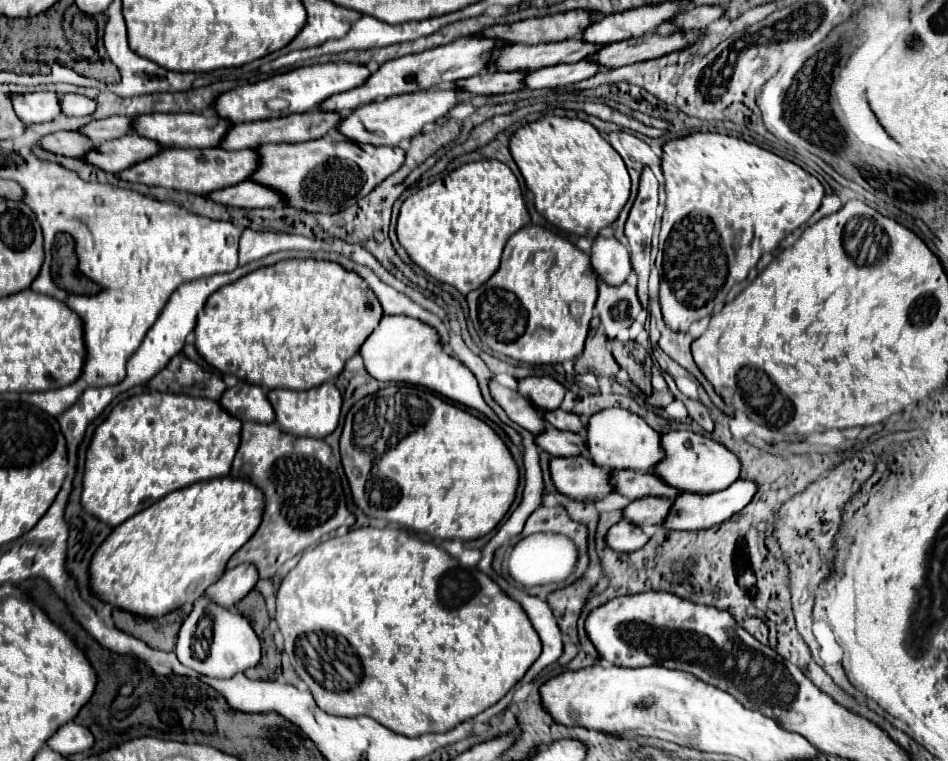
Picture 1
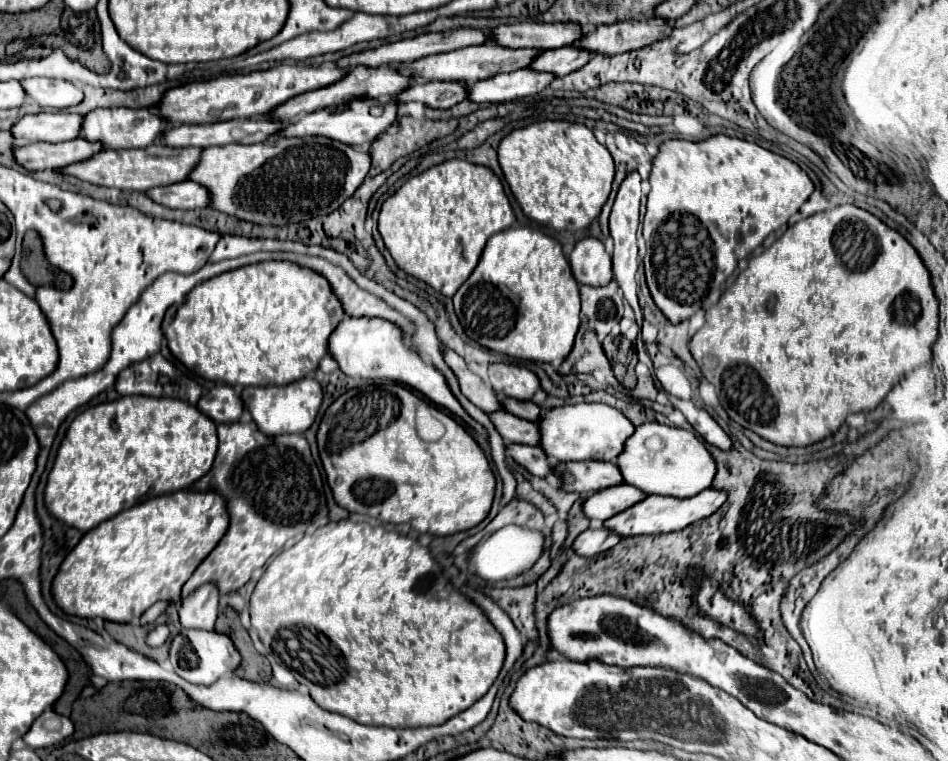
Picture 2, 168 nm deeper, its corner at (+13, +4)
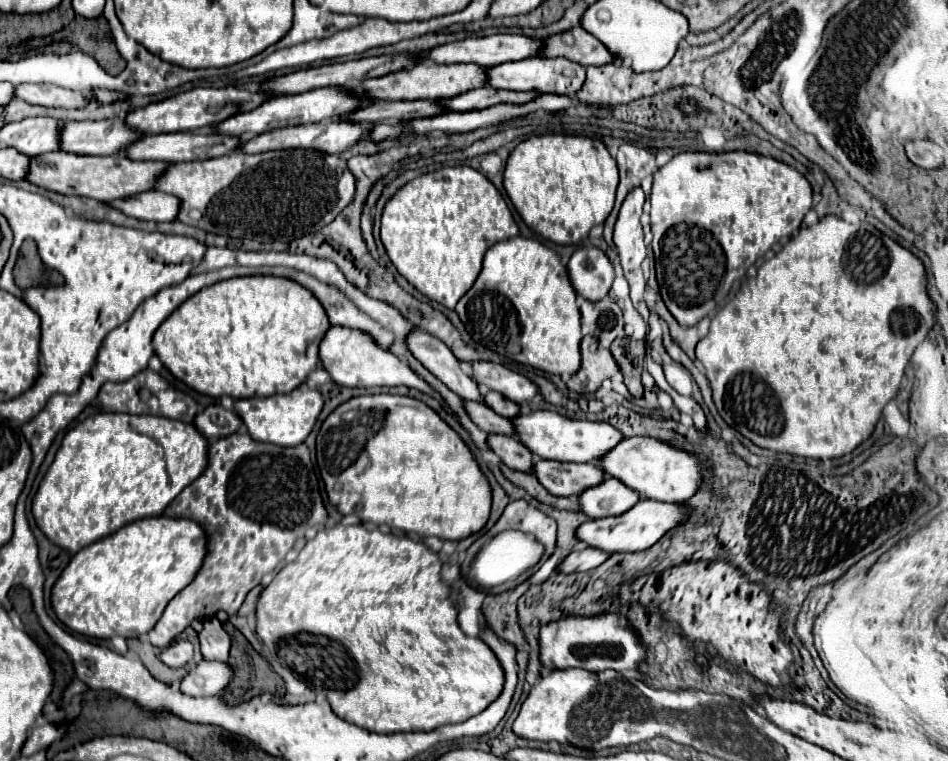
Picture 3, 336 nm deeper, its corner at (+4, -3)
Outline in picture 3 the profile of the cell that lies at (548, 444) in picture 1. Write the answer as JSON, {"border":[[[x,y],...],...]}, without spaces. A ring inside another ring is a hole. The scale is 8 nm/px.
{"border":[[[465,401],[465,409],[467,413],[471,415],[471,419],[479,425],[479,429],[483,429],[487,435],[509,435],[509,437],[515,437],[517,431],[515,431],[515,425],[505,419],[505,417],[499,417],[491,407],[487,407],[485,403],[473,403],[473,401]]]}

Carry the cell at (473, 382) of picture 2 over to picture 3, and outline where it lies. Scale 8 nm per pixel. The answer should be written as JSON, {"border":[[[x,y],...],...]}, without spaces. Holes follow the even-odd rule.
{"border":[[[415,331],[411,333],[407,343],[411,353],[461,399],[483,403],[483,393],[479,385],[461,371],[459,359],[451,353],[451,349],[443,341],[425,331]]]}

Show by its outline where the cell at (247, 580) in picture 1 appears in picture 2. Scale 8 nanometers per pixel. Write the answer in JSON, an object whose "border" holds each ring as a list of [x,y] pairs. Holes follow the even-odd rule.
{"border":[[[212,584],[200,586],[194,594],[182,600],[180,622],[184,628],[214,630],[218,614],[218,590]]]}

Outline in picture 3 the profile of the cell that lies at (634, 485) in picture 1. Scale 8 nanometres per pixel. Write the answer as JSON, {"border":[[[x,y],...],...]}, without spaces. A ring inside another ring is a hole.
{"border":[[[539,461],[535,463],[535,477],[557,497],[577,497],[601,485],[605,481],[605,471],[595,463],[563,465],[561,461]]]}

